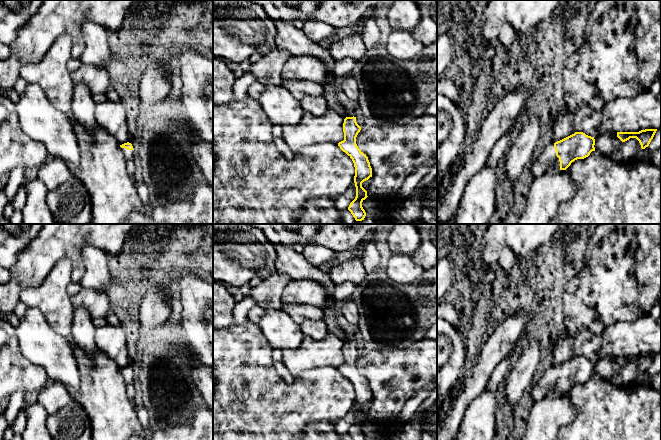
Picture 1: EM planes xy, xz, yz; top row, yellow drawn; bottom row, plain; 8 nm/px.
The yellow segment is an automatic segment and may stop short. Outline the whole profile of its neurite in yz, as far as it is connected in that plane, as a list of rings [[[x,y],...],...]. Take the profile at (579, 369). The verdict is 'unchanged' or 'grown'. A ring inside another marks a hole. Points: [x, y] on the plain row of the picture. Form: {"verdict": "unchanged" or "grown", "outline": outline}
{"verdict": "grown", "outline": [[[575,356],[560,365],[550,367],[532,388],[531,396],[536,402],[549,393],[557,396],[566,394],[575,384],[584,383],[595,375],[594,369],[594,361]]]}

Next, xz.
{"verdict": "grown", "outline": [[[346,334],[346,342],[343,347],[344,364],[339,366],[338,370],[352,383],[355,391],[356,421],[348,431],[353,440],[366,440],[362,426],[368,420],[367,415],[362,411],[362,407],[372,401],[372,392],[368,381],[356,368],[356,361],[360,354],[361,351],[357,348],[356,341],[352,336]]]}

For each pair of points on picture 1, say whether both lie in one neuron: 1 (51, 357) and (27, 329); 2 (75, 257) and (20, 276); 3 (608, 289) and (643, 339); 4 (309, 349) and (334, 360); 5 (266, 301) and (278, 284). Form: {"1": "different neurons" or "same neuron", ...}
{"1": "same neuron", "2": "same neuron", "3": "different neurons", "4": "same neuron", "5": "same neuron"}

